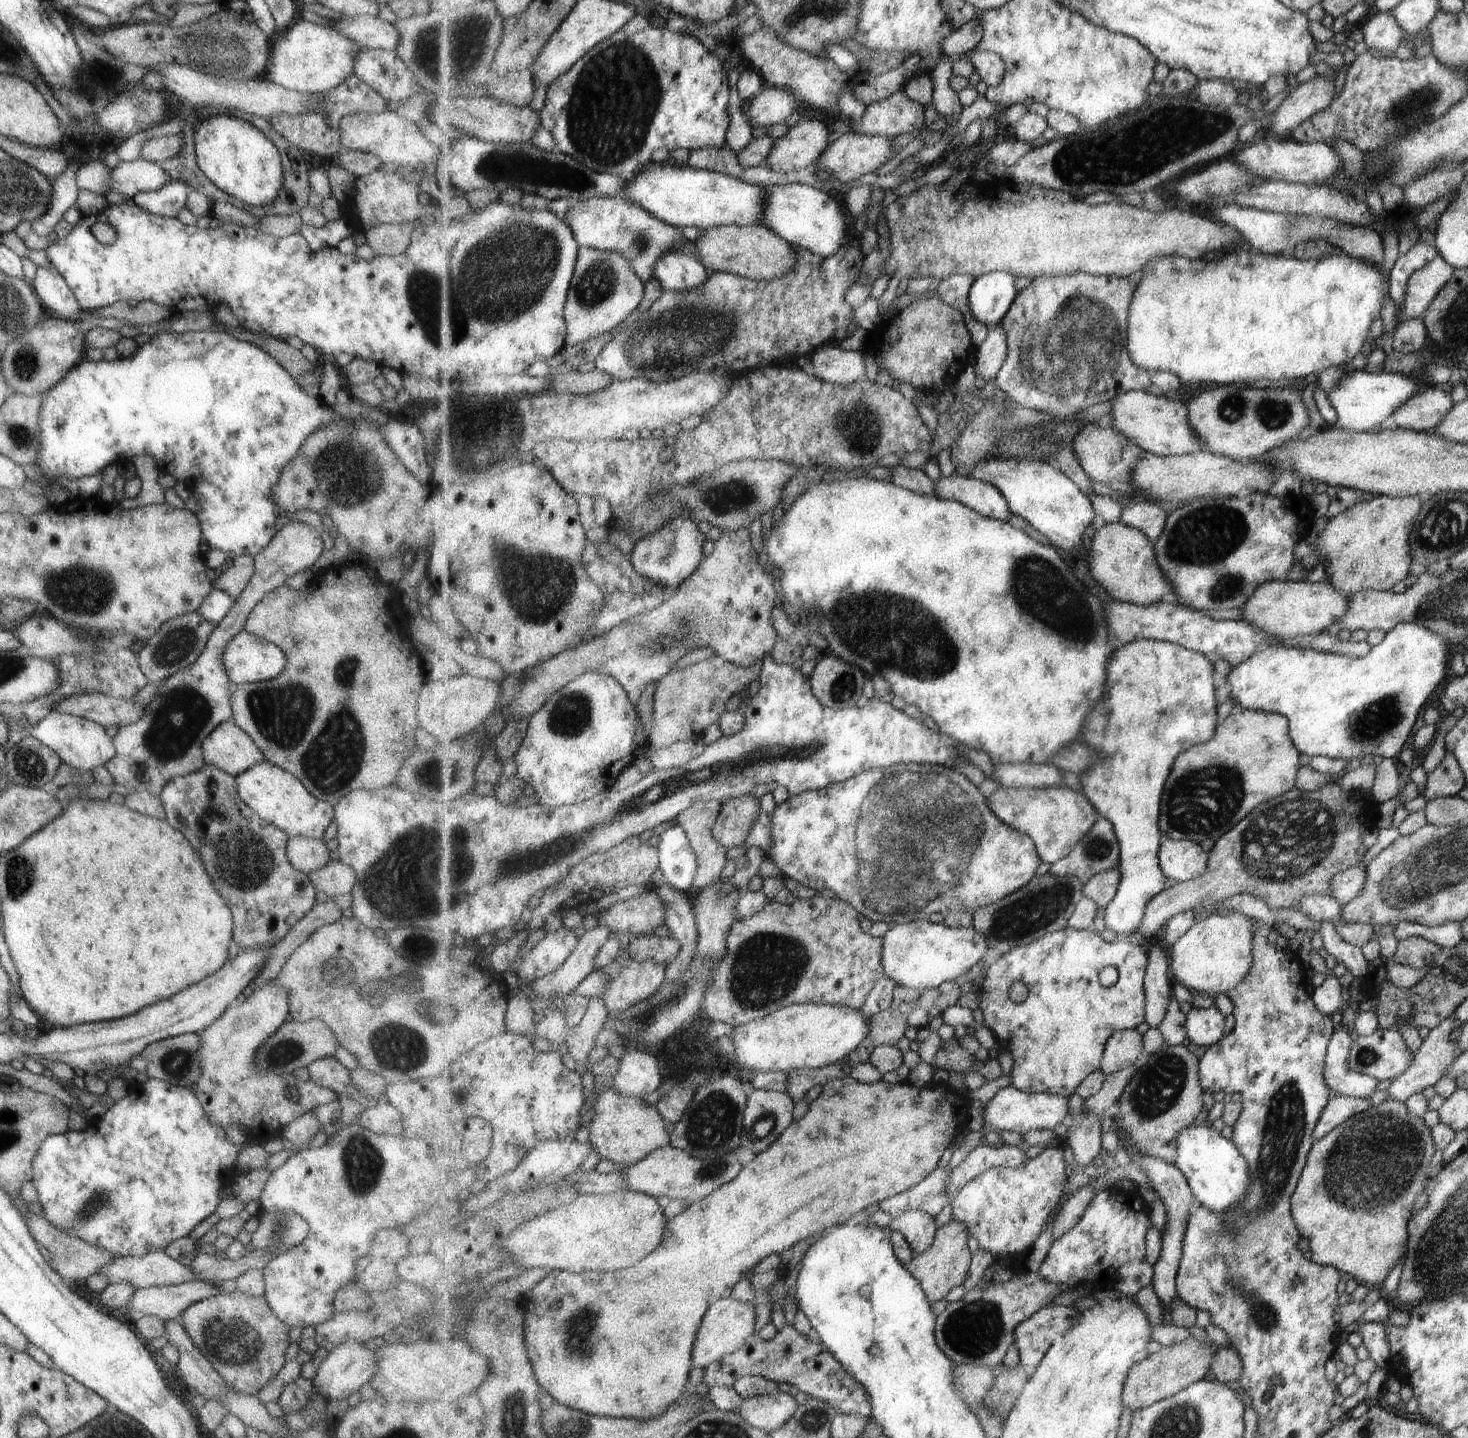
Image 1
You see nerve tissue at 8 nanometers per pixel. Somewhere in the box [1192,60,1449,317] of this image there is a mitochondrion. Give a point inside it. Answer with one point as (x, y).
(1415, 103)

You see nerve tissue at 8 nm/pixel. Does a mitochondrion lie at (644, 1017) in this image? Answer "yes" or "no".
yes

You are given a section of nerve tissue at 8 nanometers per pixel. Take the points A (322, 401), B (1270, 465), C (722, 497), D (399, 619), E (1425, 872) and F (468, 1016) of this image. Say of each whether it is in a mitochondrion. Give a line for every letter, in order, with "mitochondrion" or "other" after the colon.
A: other
B: other
C: mitochondrion
D: other
E: mitochondrion
F: other

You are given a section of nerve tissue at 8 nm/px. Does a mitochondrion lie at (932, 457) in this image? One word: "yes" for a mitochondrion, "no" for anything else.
no

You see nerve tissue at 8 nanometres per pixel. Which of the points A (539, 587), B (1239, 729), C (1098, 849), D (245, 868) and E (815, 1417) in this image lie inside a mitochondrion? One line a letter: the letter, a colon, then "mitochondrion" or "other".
A: mitochondrion
B: other
C: mitochondrion
D: mitochondrion
E: mitochondrion

